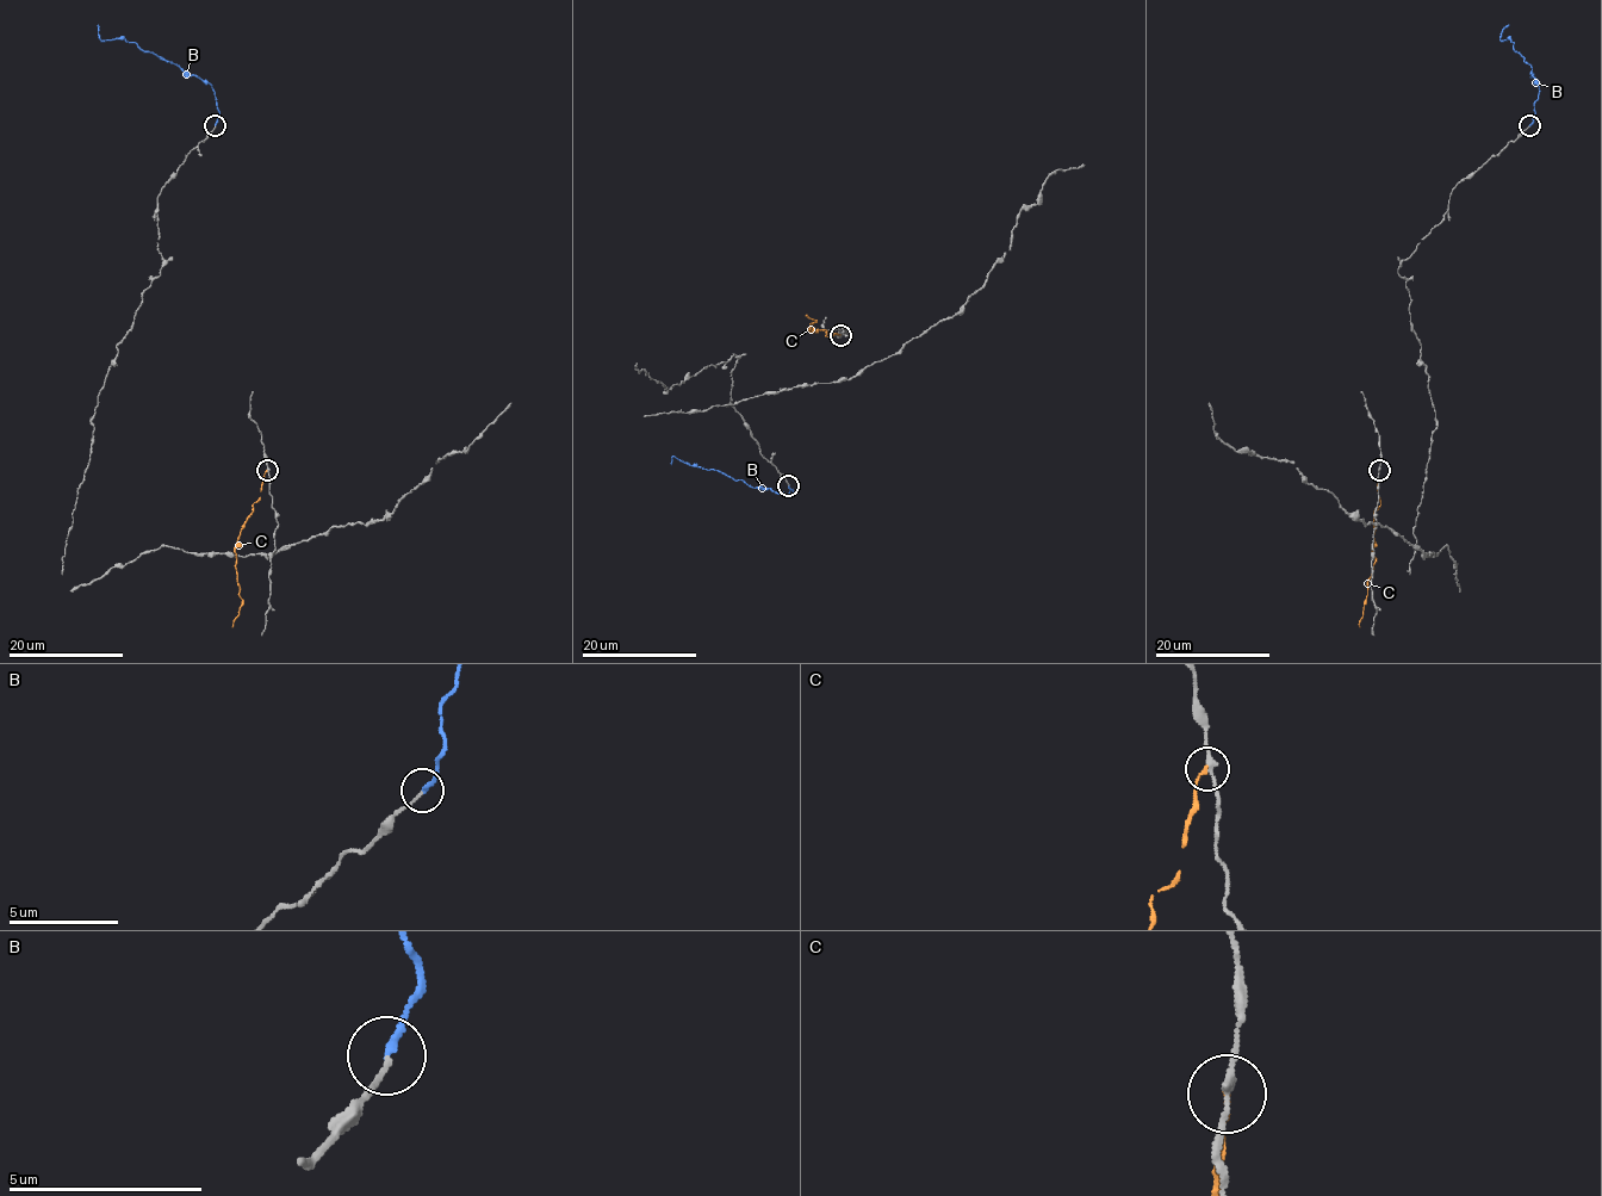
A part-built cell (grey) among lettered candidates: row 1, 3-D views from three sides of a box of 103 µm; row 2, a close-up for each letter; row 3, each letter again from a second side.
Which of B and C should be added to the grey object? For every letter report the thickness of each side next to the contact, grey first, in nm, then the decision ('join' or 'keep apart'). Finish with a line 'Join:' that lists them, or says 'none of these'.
B: calibres 130 and 200 nm; join
C: calibres 190 and 120 nm; keep apart
Join: B

